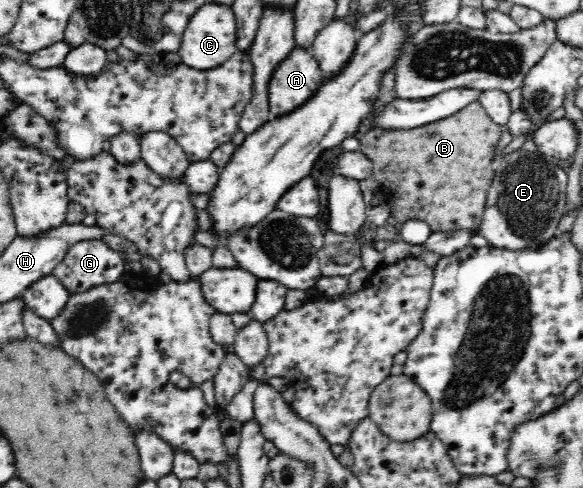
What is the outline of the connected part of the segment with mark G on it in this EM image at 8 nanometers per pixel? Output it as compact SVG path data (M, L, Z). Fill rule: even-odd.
M82 240L70 245L66 255L60 263L54 266L51 274L64 285L70 295L90 291L92 287L100 287L110 283L116 283L126 274L124 260L118 252L110 248L104 240Z

